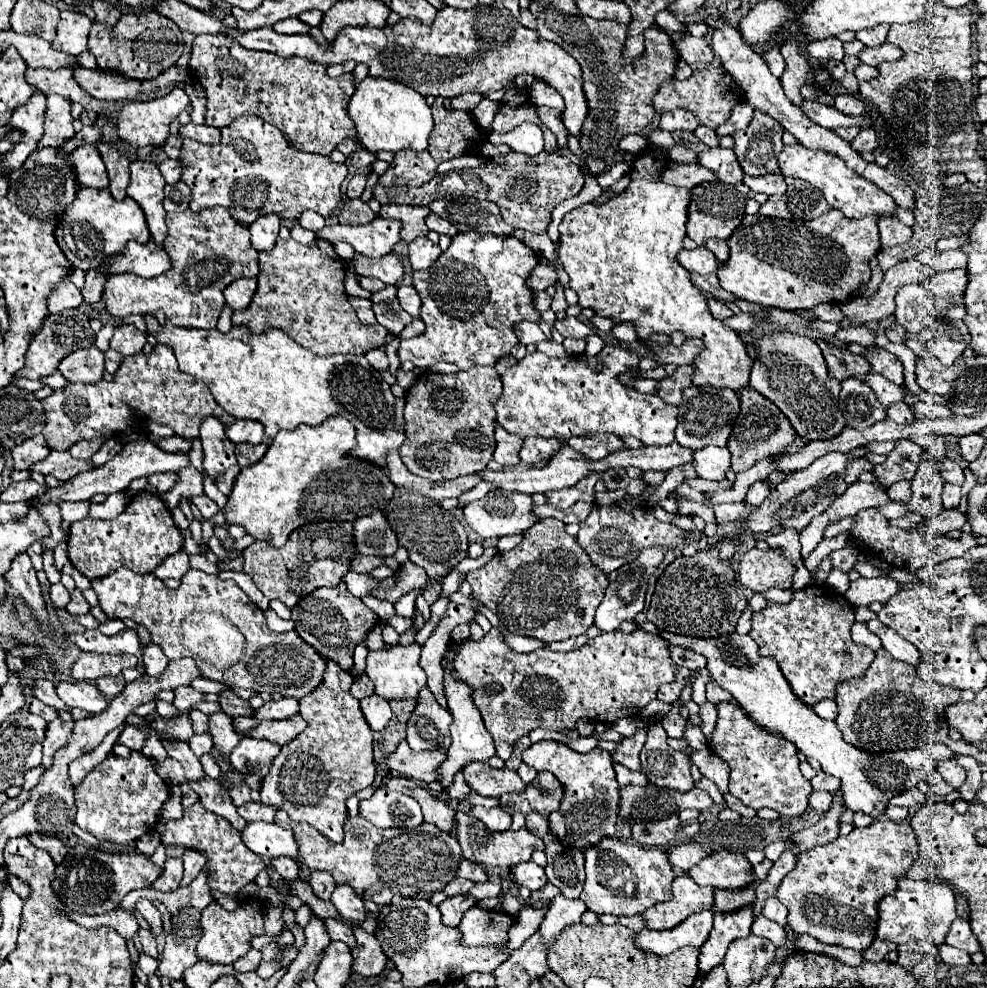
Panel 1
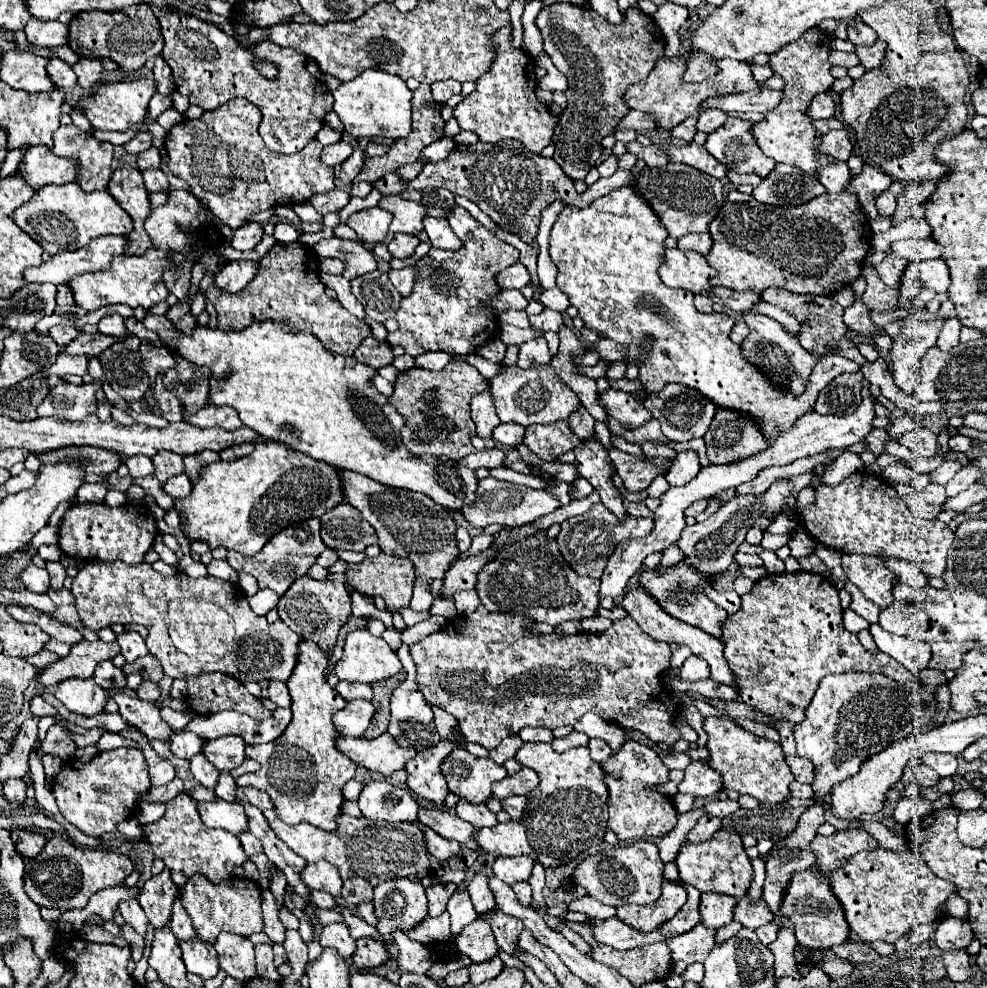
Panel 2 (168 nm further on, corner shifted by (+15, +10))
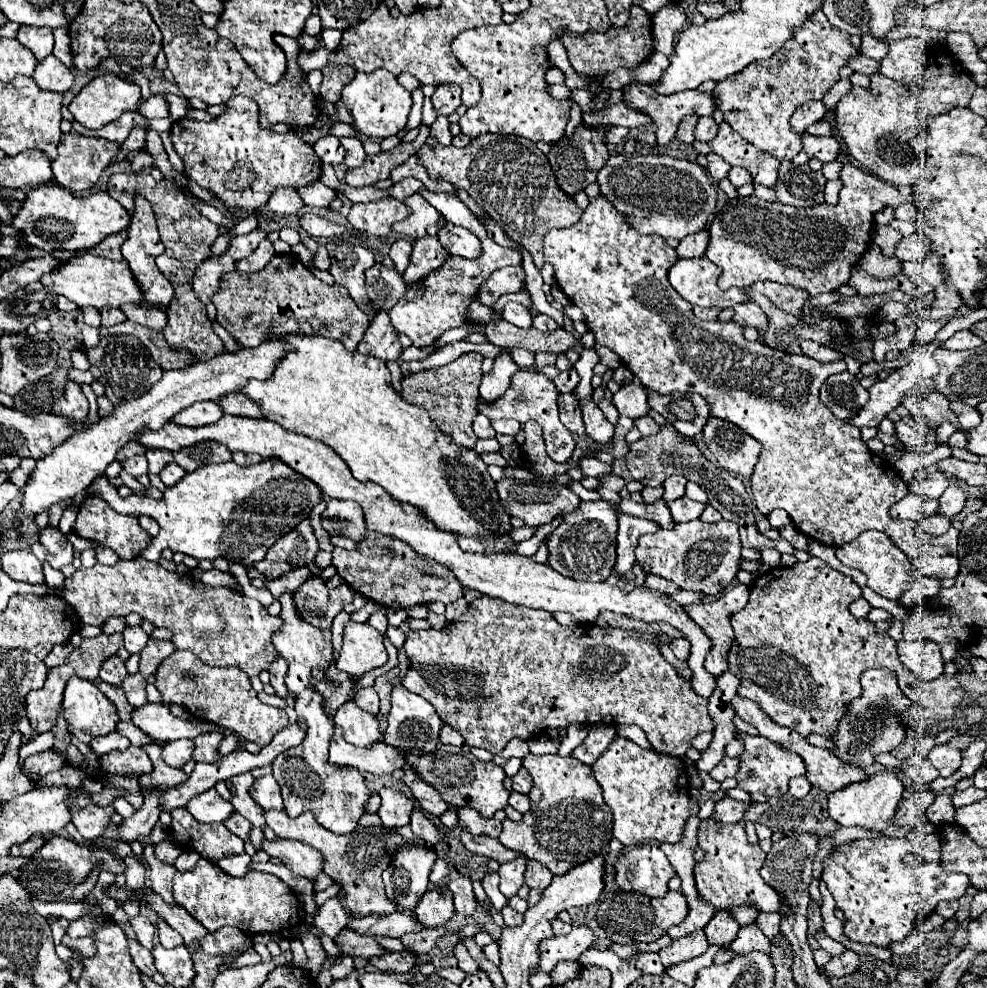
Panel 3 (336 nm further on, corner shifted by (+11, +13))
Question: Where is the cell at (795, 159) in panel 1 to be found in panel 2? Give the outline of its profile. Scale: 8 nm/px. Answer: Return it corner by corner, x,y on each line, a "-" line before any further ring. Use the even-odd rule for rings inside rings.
816,28
808,30
804,36
800,36
796,42
786,44
776,54
770,56
770,68
778,72
786,86
784,86
784,100
776,106
776,110
766,112
764,122
756,122
752,128
752,134
762,148
762,152
768,158
774,158
776,162
784,162
790,166
798,166
802,172
818,180
818,172
824,166
834,164
836,160
828,154
820,154
818,146
822,142
822,134
814,128
812,118
808,116
808,108
812,98
818,92
828,92
832,88
834,78
830,76
830,36
818,32

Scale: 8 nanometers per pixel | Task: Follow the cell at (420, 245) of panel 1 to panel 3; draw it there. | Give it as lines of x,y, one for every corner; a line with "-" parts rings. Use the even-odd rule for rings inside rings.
398,239
392,243
390,247
390,253
388,257
394,261
394,269
402,275
408,267
408,261
410,261
410,251
412,251
412,243
406,241
406,239

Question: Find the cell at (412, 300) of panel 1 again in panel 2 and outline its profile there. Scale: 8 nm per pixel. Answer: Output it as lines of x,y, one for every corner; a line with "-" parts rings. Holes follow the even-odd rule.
414,268
390,270
388,276
390,276
392,284
396,286
396,290
400,292
400,296
408,296
408,292
412,292
412,284
414,284

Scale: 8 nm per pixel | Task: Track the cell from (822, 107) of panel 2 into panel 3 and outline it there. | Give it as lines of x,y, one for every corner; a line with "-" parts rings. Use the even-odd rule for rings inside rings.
808,101
800,107
796,107
794,115
790,117
790,127
798,133
804,133
808,129
808,125
820,121
822,117
826,117
826,107
822,105
822,101

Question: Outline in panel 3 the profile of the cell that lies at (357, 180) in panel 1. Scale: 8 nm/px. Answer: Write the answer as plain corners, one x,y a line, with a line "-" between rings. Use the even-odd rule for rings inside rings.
342,137
340,139
342,147
346,149
346,159
344,163
348,167
356,167
356,165
362,165
366,155
364,155
364,147
362,147
362,141
360,139
354,139
354,137

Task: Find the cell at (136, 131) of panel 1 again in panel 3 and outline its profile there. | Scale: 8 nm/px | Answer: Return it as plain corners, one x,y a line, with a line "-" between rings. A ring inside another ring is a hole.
104,73
92,79
68,105
68,111
74,115
78,123
82,123
88,129
100,129
108,125
110,121
116,121
122,113
132,111
140,103
140,87
134,83
128,83
116,75

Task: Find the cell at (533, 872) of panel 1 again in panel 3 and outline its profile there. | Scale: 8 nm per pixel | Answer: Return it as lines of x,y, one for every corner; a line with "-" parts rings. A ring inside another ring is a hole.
518,857
516,861
502,863
500,865
500,891
504,897
512,897
518,893
518,889
524,883
524,871
526,871
526,859

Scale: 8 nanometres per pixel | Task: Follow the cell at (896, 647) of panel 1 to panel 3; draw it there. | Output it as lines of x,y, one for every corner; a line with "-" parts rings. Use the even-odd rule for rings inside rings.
898,641
900,661
920,679
934,681
944,673
944,659
940,655
938,643
932,641

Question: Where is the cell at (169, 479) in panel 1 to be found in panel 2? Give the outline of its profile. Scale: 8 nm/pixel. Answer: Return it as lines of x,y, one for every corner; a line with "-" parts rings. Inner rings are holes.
130,456
124,464
130,468
130,476
148,476
154,472
154,464
148,456

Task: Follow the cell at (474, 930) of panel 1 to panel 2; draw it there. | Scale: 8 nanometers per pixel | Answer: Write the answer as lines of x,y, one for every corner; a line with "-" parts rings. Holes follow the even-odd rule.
444,912
442,916
424,920
424,924
418,924
416,928
412,928
412,932
406,932
406,936
410,940
422,942
422,944
448,942
450,936
452,936
452,930
450,930
450,914

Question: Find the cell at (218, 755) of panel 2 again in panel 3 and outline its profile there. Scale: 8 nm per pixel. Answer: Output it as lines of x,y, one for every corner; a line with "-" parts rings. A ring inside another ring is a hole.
218,731
200,733
200,735
194,739
192,759
194,759
194,761
204,761
204,763
214,763
214,761
218,761
216,749
218,749
220,741
222,741
222,733
218,733

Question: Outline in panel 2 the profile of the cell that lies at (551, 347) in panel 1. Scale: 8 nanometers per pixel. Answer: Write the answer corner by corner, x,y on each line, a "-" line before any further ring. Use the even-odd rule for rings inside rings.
544,336
520,344
520,356
518,356
518,366
520,368
530,368
532,364
548,364
550,362
550,350
548,342

